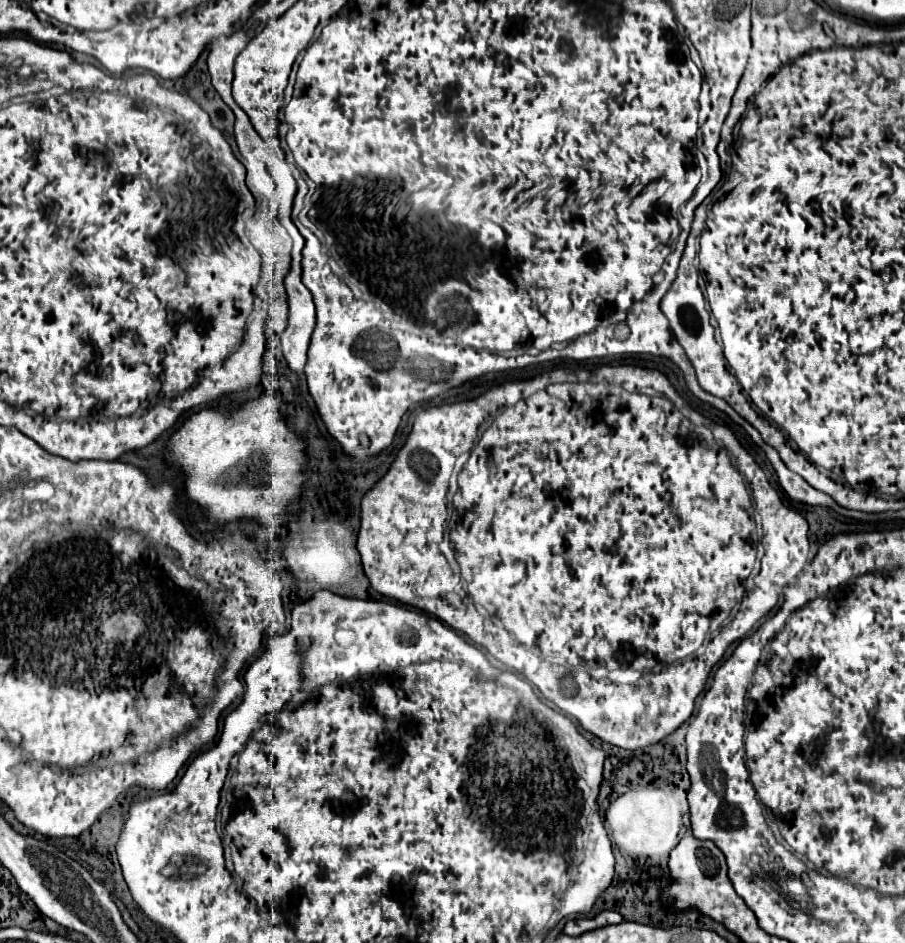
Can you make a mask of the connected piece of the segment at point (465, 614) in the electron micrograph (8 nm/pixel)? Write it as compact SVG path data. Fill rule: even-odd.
M606 364L606 365L601 365L601 366L600 366L600 367L599 367L599 368L598 368L598 369L597 369L597 371L596 371L596 373L595 373L595 374L593 374L593 376L594 376L594 378L595 378L595 380L594 380L594 382L586 382L586 381L591 381L591 374L586 374L586 372L588 372L588 371L587 371L587 370L586 370L586 369L585 369L585 368L580 368L580 369L579 369L579 372L575 372L575 371L570 371L570 370L568 370L568 369L564 369L564 368L557 368L557 369L555 369L555 370L553 370L553 371L552 371L552 372L551 372L551 373L550 373L550 374L549 374L549 375L550 375L550 376L549 376L549 380L550 380L550 383L551 383L551 386L547 386L547 388L545 388L545 390L539 390L539 392L535 392L535 394L533 394L533 396L529 396L529 398L523 398L523 400L519 400L519 402L517 402L517 404L513 404L513 406L507 406L507 408L505 408L505 410L503 410L503 414L499 414L499 416L497 416L497 418L493 418L493 422L491 422L491 426L489 426L489 428L487 428L487 430L485 430L485 432L483 432L483 436L481 436L481 438L479 438L479 440L477 440L477 444L475 444L475 446L473 446L473 448L471 448L471 442L473 442L473 440L475 440L475 434L477 434L477 428L479 428L479 424L481 424L481 422L483 422L483 420L485 420L485 418L487 418L487 416L495 416L495 410L499 410L499 406L505 406L505 404L509 404L509 402L507 402L507 390L505 390L505 388L507 388L507 386L505 386L505 384L503 384L503 386L495 386L495 388L491 388L491 390L487 390L487 392L485 392L485 394L481 394L481 396L479 396L479 398L473 398L473 400L465 400L465 402L459 402L459 404L441 404L441 406L429 406L429 408L423 408L423 410L421 410L421 412L419 412L419 414L417 414L417 416L415 416L415 422L413 422L413 428L411 428L411 432L409 432L409 438L407 438L407 442L405 442L405 444L403 444L403 448L401 448L401 450L399 450L399 452L397 452L397 458L395 458L395 460L393 460L393 464L391 464L391 466L389 466L389 470L387 470L387 474L385 474L385 476L383 476L383 478L381 478L381 480L379 480L379 482L375 482L375 486L373 486L373 488L371 488L371 490L369 490L369 492L367 492L367 494L365 494L365 496L363 496L363 500L361 500L361 530L359 530L359 538L357 538L357 548L359 548L359 552L361 552L361 560L363 560L363 568L365 568L365 574L367 574L367 578L369 578L369 582L371 582L371 586L373 586L373 588L375 588L375 590L377 590L377 592L379 592L379 594L383 594L383 596L387 596L387 598L393 598L393 600L399 600L399 602L403 602L403 604L409 604L409 606L415 606L415 608L419 608L419 610L423 610L423 612L427 612L427 614L433 614L433 616L435 616L435 618L439 618L439 620L441 620L441 622L445 622L445 624L447 624L447 626L451 626L451 628L453 628L453 630L459 630L459 632L463 632L463 634L467 634L467 636L469 636L469 640L471 640L471 642L475 642L475 644L477 644L477 646L483 646L483 648L485 648L485 650L487 650L487 652L489 652L489 654L491 654L491 656L495 656L495 658L497 658L497 660L499 660L499 662L503 662L503 664L505 664L505 666L507 666L507 668L511 668L511 670L515 670L515 672L519 672L519 674L523 674L523 676L525 676L525 678L527 678L527 680L529 680L529 682L531 682L531 684L535 684L535 686L537 686L537 688L539 688L539 692L541 692L541 694L543 694L543 696L545 696L545 698L547 698L547 700L549 700L549 702L551 702L551 704L555 704L555 706L557 706L557 708L559 708L559 710L561 710L561 712L565 712L565 714L567 714L567 716L571 716L571 718L575 718L575 720L577 720L577 722L579 722L579 724L581 724L581 726L583 726L583 728L585 728L585 730L587 730L587 732L591 732L591 734L595 734L595 736L597 736L597 738L601 738L601 740L603 740L603 742L607 742L607 744L613 744L613 746L619 746L619 748L625 748L625 750L637 750L637 748L645 748L645 746L651 746L651 744L655 744L655 742L659 742L659 740L663 740L663 738L665 738L665 736L669 736L669 734L671 734L671 732L675 732L675 730L677 730L677 728L679 728L679 726L681 726L681 724L683 724L683 722L685 722L685 720L687 720L687 718L689 718L689 716L691 716L691 712L693 712L693 704L695 704L695 698L697 698L697 696L699 696L699 692L701 692L701 690L703 690L703 688L705 688L705 684L707 684L707 678L709 678L709 672L711 672L711 668L713 668L713 666L715 666L715 664L717 664L717 662L719 662L719 660L721 660L721 656L723 656L723 652L725 652L725 650L727 650L727 646L729 646L729 644L733 644L733 642L735 642L735 640L741 640L741 638L743 638L743 636L745 636L745 634L749 634L749 632L751 632L751 628L753 628L753 626L755 626L755 624L757 624L757 622L759 622L759 620L761 620L761 618L763 618L763 616L767 616L767 612L771 612L771 608L773 608L773 606L775 606L775 604L777 604L777 600L779 600L779 592L781 592L781 588L783 588L783 586L787 586L787 584L789 584L789 582L793 582L793 581L794 581L794 580L795 580L795 579L796 579L796 578L798 578L798 576L799 576L799 575L800 575L800 574L802 574L802 573L803 573L803 571L804 571L804 568L805 568L805 567L804 567L804 566L805 566L805 562L807 562L807 554L809 554L809 538L807 538L807 532L809 532L809 524L807 524L807 520L805 520L805 517L803 517L803 515L802 515L802 513L801 513L801 512L795 512L795 510L791 510L791 508L787 508L787 506L785 506L785 504L783 504L783 502L781 502L781 498L779 498L779 494L777 494L777 490L775 490L775 488L773 488L773 486L771 486L771 484L769 484L769 480L767 480L767 478L765 478L765 474L763 474L763 470L761 470L761 468L759 468L759 466L757 466L757 464L755 464L755 462L747 462L747 464L743 464L743 468L741 468L741 470L743 470L743 474L745 474L745 476L747 476L747 480L749 480L749 484L751 484L751 490L753 490L753 496L755 496L755 504L757 504L757 510L759 510L759 514L761 514L761 516L759 516L759 515L755 515L755 514L757 514L757 513L755 513L755 508L753 508L753 502L751 502L751 501L752 501L752 495L751 495L751 490L750 490L750 489L749 489L749 488L750 488L750 487L749 487L749 486L748 486L748 484L747 484L747 482L746 482L746 480L745 480L745 477L744 477L744 475L743 475L743 474L742 474L742 473L741 473L741 472L739 472L739 470L738 470L738 468L737 468L737 466L736 466L736 463L735 463L735 460L733 460L733 458L732 458L732 457L731 457L731 456L730 456L730 455L729 455L729 454L727 454L727 450L725 450L725 448L723 448L723 446L719 446L719 444L717 444L717 442L715 442L715 438L713 438L713 434L711 434L711 433L712 433L712 431L711 431L711 428L709 428L709 426L708 426L708 424L706 424L706 425L702 425L702 426L695 426L695 424L693 424L693 422L691 422L691 420L689 420L689 418L687 418L687 416L689 416L689 404L687 404L687 402L685 402L685 400L683 400L683 398L681 398L681 396L679 396L679 394L678 394L678 392L677 392L677 390L675 390L675 388L673 388L673 386L671 386L671 384L669 384L669 380L667 380L667 376L665 376L665 374L661 374L661 372L660 372L660 371L658 371L658 370L654 370L654 369L647 369L647 368L643 368L643 367L639 367L639 366L634 366L634 365L626 365L626 364L618 364L618 365L616 365L616 366L613 366L613 365L609 365L609 364ZM643 388L655 388L655 390L659 390L659 392L661 392L661 394L663 394L663 396L667 396L667 398L669 398L669 400L667 400L667 398L663 398L663 396L647 396L647 394L639 394L639 390L643 390ZM467 450L471 450L471 454L469 454L469 460L467 460L467 462L465 462L465 464L463 464L463 468L461 468L461 472L459 472L459 478L457 478L457 484L459 484L459 490L457 490L457 494L455 494L455 496L453 496L453 516L451 516L451 522L449 522L449 524L451 524L451 530L449 530L449 538L451 538L451 548L453 548L453 552L455 552L455 560L457 560L457 564L459 564L459 570L461 570L461 576L460 576L460 574L456 574L456 575L457 575L457 576L458 576L458 577L461 577L461 579L460 579L460 582L453 582L453 570L451 570L451 566L449 566L449 562L447 562L447 560L445 560L445 556L443 556L443 554L441 554L441 550L439 550L439 542L441 542L441 540L443 540L443 534L445 534L445 518L447 518L447 510L445 510L445 506L447 506L447 500L445 500L445 492L447 492L447 486L449 486L449 478L451 478L451 472L453 472L453 466L455 466L455 460L457 460L457 458L459 458L459 454L461 454L461 452L467 452ZM613 496L615 496L615 502L613 502L613 504L611 504L611 508L603 508L603 506L609 506L609 504L605 504L605 502L607 502L607 500L611 500L611 498L613 498ZM758 517L761 517L761 518L763 518L763 548L765 548L765 556L763 556L763 560L761 560L761 572L759 572L759 576L757 576L757 578L755 578L755 588L753 588L753 592L751 592L751 594L749 594L749 596L747 596L747 598L745 598L745 600L743 600L743 604L741 604L741 610L739 610L739 614L737 614L737 616L735 616L735 618L733 618L733 622L731 622L731 624L729 624L729 626L727 626L727 628L723 628L723 630L721 630L721 634L719 634L719 636L717 636L717 638L713 638L713 640L711 640L711 646L707 646L707 652L705 652L705 654L703 654L703 656L697 656L697 658L695 658L695 660L693 660L693 662L683 662L683 664L681 664L681 666L669 666L669 664L675 664L675 662L679 662L679 660L685 660L685 658L691 658L691 656L695 656L695 652L697 652L697 650L699 650L699 648L701 648L701 646L703 646L703 640L705 640L705 638L707 638L707 636L709 636L709 634L713 634L713 632L715 632L715 630L717 630L717 628L719 628L719 626L721 626L721 624L723 624L723 620L725 620L725 618L727 618L727 616L729 616L729 614L731 614L731 610L733 610L733 606L735 606L735 604L737 604L737 602L741 602L741 598L744 598L744 597L745 597L745 596L746 596L746 593L747 593L747 591L746 591L746 589L745 589L745 581L746 581L746 580L747 580L747 578L749 578L749 574L751 574L751 570L753 570L753 566L755 566L755 556L757 556L757 543L759 543L759 542L761 542L761 539L762 539L762 533L761 533L761 532L759 532L759 530L757 530L757 523L758 523L758 522L759 522L759 521L758 521ZM663 666L669 666L669 668L667 668L667 672L657 672L657 670L661 670L661 668L663 668Z

